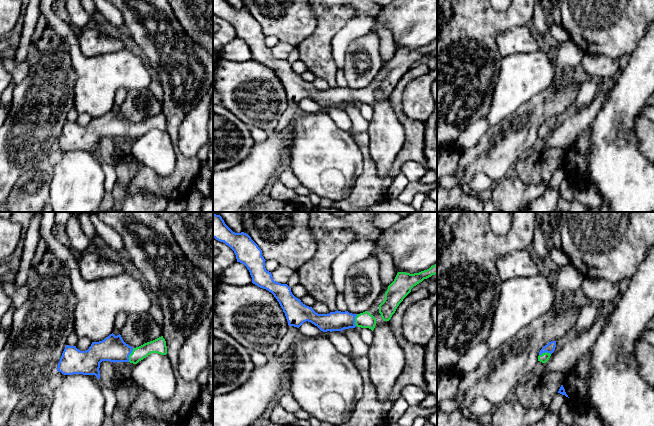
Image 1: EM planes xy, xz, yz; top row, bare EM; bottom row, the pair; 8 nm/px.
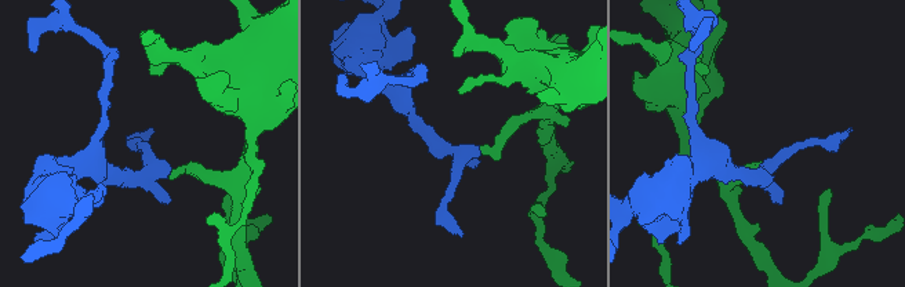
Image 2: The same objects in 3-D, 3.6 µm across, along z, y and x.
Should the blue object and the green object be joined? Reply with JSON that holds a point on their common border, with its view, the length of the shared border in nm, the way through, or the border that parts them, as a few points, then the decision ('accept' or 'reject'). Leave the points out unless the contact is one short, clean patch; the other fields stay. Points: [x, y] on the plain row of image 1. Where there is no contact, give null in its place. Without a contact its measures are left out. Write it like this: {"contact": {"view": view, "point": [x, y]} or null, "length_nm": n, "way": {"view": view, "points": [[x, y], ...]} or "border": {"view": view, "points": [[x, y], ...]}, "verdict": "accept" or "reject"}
{"contact": {"view": "xy", "point": [129, 130]}, "length_nm": 120, "way": {"view": "xy", "points": [[113, 124], [129, 130], [138, 130], [158, 121]]}, "verdict": "accept"}

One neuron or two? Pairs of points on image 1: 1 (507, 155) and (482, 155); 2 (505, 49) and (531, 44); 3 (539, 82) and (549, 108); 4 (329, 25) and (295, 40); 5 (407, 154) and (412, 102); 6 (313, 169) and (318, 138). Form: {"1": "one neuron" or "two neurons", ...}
{"1": "one neuron", "2": "one neuron", "3": "two neurons", "4": "two neurons", "5": "two neurons", "6": "one neuron"}

